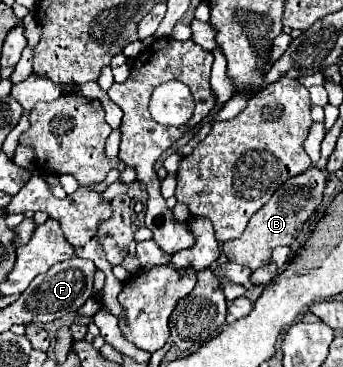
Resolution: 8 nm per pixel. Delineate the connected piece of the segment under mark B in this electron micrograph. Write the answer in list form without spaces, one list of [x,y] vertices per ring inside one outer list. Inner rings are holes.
[[[311,166],[305,174],[289,178],[273,196],[271,200],[249,220],[245,232],[223,244],[223,252],[231,262],[245,264],[251,270],[257,270],[261,264],[269,262],[269,256],[275,246],[291,246],[299,234],[299,230],[305,226],[305,222],[313,216],[315,208],[323,200],[325,190],[325,172]]]

